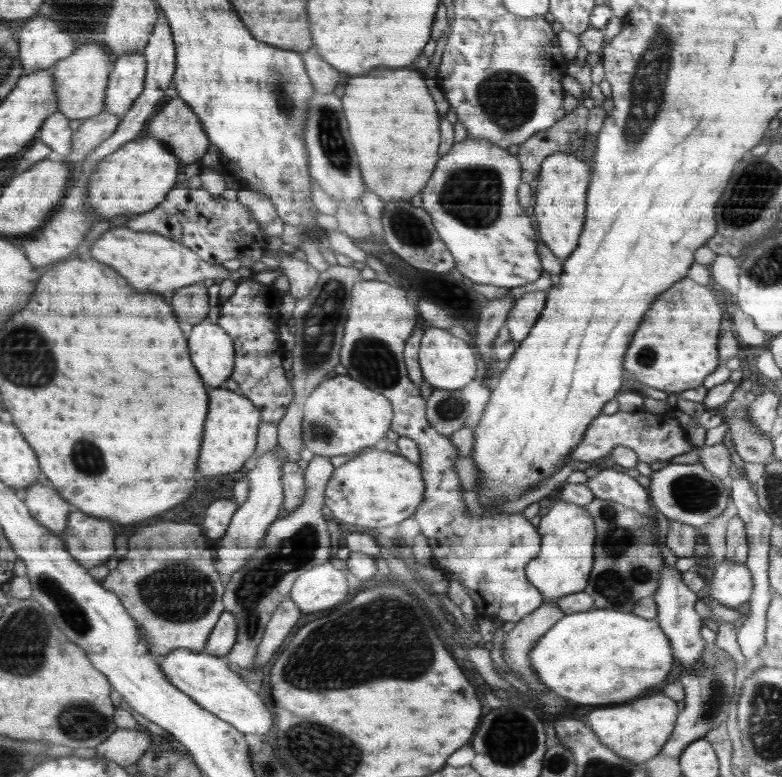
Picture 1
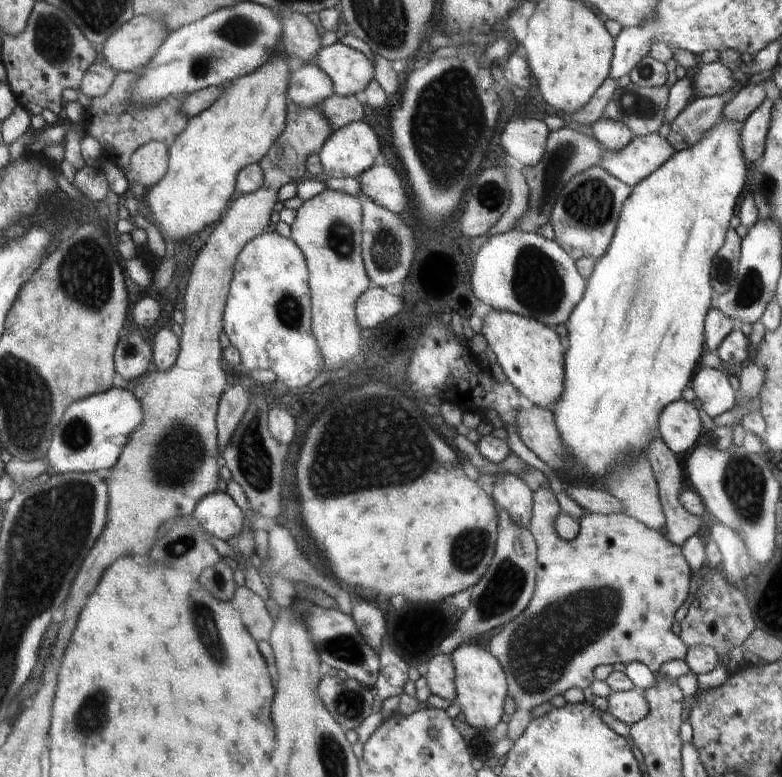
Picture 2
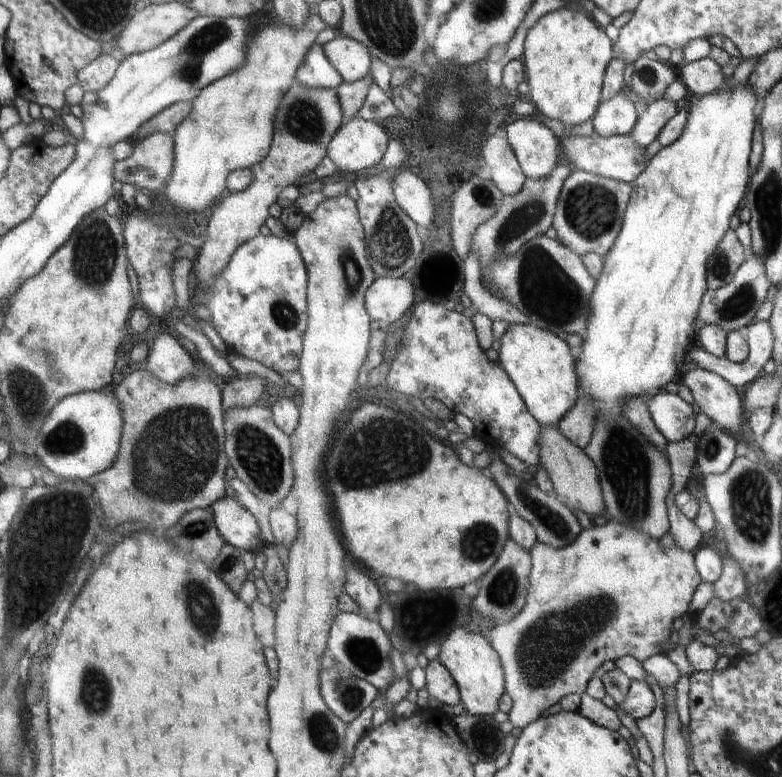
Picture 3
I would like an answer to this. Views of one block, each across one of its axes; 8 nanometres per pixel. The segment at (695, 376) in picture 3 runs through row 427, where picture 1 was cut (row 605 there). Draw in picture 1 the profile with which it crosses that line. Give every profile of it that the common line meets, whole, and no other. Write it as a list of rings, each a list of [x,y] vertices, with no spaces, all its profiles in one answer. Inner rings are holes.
[[[724,560],[706,578],[705,599],[716,600],[720,608],[734,609],[748,602],[754,590],[753,573],[746,564]]]

